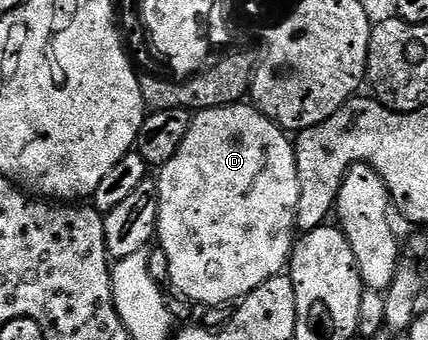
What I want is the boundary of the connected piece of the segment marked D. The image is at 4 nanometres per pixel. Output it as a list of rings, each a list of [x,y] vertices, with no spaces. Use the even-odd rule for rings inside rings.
[[[251,103],[226,105],[216,109],[198,110],[191,118],[189,135],[185,135],[185,143],[177,147],[177,155],[169,159],[157,174],[159,182],[159,228],[157,230],[157,245],[163,248],[163,257],[167,260],[167,277],[171,285],[183,297],[196,301],[203,307],[223,307],[226,301],[238,302],[253,292],[261,283],[280,276],[288,268],[291,260],[291,250],[297,240],[297,211],[299,210],[299,196],[301,183],[297,175],[297,159],[292,138],[280,129],[274,121],[268,119],[260,109]]]

